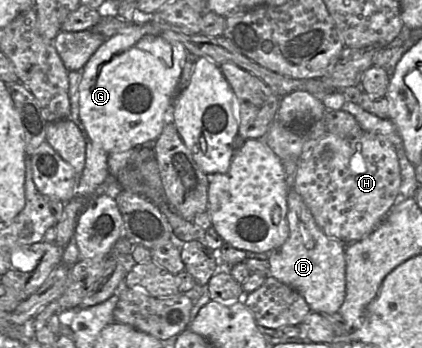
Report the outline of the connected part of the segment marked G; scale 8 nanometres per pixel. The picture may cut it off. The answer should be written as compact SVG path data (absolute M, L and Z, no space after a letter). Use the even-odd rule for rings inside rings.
M151 22L137 26L130 33L107 38L81 70L79 116L90 139L107 153L125 152L137 146L152 145L164 125L172 121L173 100L188 58L188 51L175 39L172 31L162 30Z

